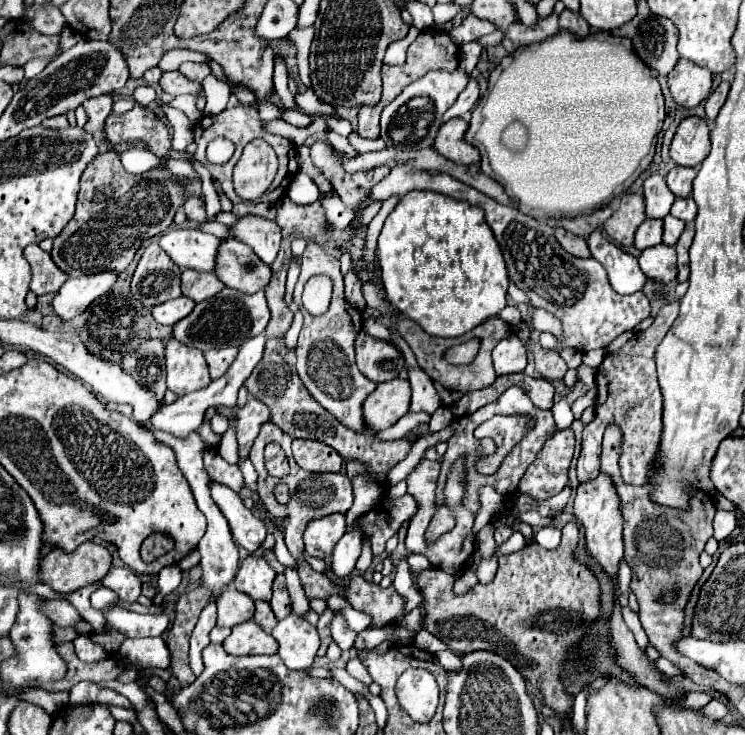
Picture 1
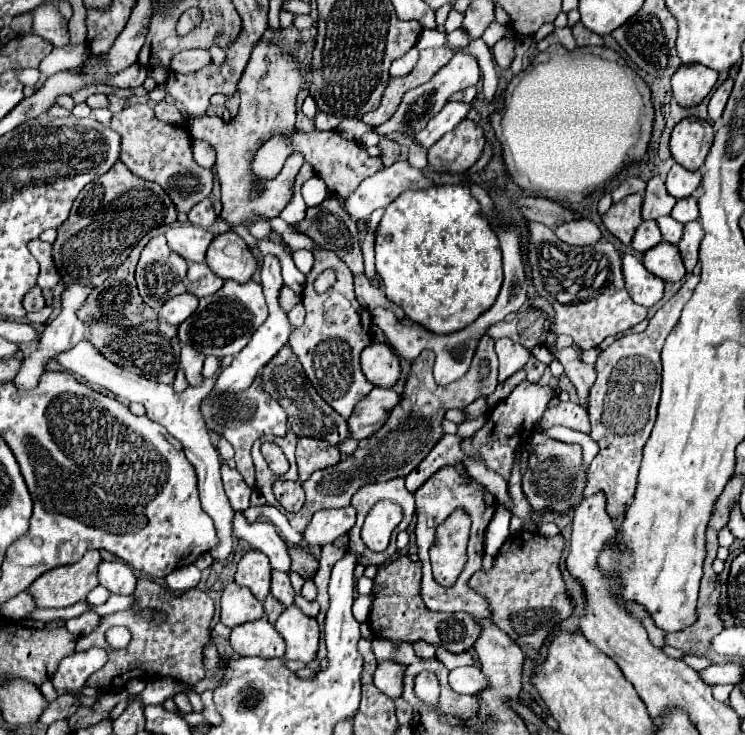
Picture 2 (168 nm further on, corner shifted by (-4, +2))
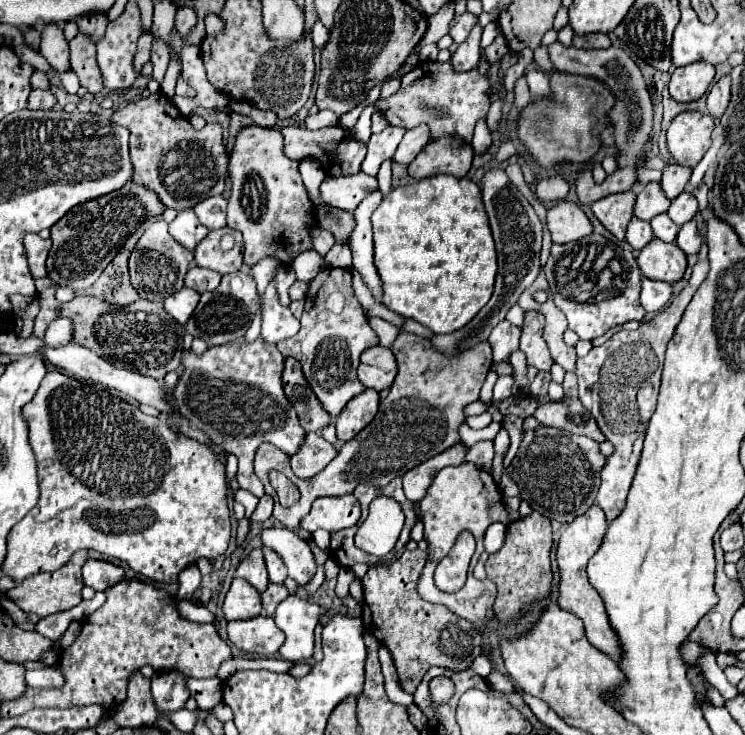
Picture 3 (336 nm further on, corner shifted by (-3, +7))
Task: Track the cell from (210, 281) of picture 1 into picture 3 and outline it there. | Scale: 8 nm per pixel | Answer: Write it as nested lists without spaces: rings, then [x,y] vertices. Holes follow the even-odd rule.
[[[193,265],[187,271],[187,277],[185,277],[185,285],[199,291],[199,293],[213,291],[219,285],[219,281],[221,281],[221,275],[217,271],[203,269],[203,267],[197,267],[197,265]]]

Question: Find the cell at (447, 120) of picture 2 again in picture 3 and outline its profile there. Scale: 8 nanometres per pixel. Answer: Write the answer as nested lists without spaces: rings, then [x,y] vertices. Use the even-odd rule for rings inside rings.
[[[419,125],[411,131],[405,133],[405,137],[401,139],[397,151],[393,153],[393,161],[395,163],[409,163],[411,159],[417,157],[417,153],[429,143],[429,129],[425,125]]]

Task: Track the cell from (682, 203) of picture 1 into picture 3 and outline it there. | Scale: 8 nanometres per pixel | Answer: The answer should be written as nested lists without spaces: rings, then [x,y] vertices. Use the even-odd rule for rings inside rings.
[[[683,191],[677,199],[671,201],[671,207],[667,209],[667,215],[673,219],[673,223],[677,223],[679,227],[687,221],[691,221],[697,213],[697,199],[693,193]]]

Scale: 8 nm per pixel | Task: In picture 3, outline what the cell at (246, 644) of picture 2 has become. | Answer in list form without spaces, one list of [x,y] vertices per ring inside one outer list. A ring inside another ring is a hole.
[[[257,615],[253,619],[227,623],[227,637],[237,649],[255,653],[259,657],[271,657],[285,641],[283,631],[269,615]]]

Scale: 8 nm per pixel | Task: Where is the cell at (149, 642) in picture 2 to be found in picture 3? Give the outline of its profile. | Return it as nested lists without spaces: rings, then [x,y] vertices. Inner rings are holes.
[[[125,579],[111,589],[105,589],[105,603],[85,619],[83,631],[79,637],[61,653],[59,667],[65,677],[65,685],[57,689],[27,689],[19,699],[3,701],[1,713],[3,717],[19,717],[35,707],[83,707],[83,705],[101,705],[103,709],[113,709],[121,705],[127,697],[127,681],[135,669],[143,665],[153,665],[155,671],[179,669],[189,677],[215,677],[223,659],[231,657],[229,645],[219,637],[213,623],[193,623],[181,619],[167,591],[153,587],[151,583],[143,583],[137,579]]]

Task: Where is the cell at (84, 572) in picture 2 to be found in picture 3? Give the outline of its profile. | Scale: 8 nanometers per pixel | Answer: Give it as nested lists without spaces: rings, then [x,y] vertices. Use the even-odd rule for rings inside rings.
[[[77,551],[69,563],[65,563],[61,569],[53,571],[53,573],[37,573],[35,577],[27,577],[21,583],[17,583],[13,589],[7,591],[9,599],[15,601],[25,613],[35,613],[41,619],[49,617],[53,613],[59,611],[67,611],[73,609],[75,605],[81,603],[81,589],[83,589],[83,581],[79,581],[79,569],[83,567],[83,563],[87,561],[87,551]]]

